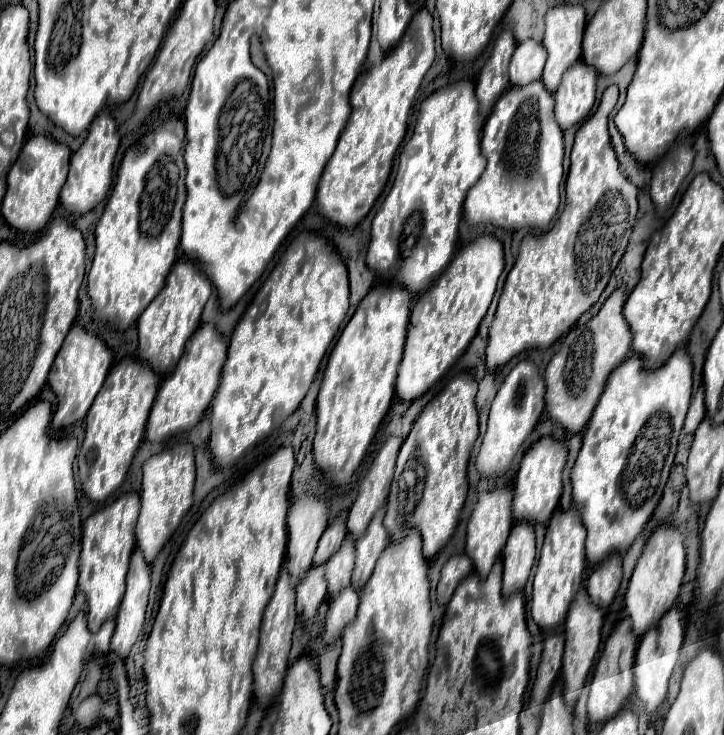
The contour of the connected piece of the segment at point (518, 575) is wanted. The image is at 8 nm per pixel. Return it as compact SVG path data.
M527 520L515 522L503 548L503 596L523 590L535 560L535 532Z

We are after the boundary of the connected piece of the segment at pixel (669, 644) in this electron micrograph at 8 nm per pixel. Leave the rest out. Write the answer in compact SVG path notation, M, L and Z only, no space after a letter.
M671 608L657 626L649 628L649 632L643 636L639 648L637 648L637 658L635 658L635 694L637 698L645 704L647 712L653 712L665 698L667 694L667 682L669 676L677 664L679 658L679 648L683 644L683 616L681 610Z

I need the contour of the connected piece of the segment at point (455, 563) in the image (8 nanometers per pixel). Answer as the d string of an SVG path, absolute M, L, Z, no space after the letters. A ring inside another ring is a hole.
M457 554L457 556L451 556L443 570L441 570L441 580L439 580L439 586L437 586L437 602L441 606L447 606L459 580L465 578L469 572L471 572L473 564L471 560L465 556L465 554Z

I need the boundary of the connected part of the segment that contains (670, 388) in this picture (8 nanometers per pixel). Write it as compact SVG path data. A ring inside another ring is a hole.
M681 346L657 370L645 370L643 360L639 356L631 356L607 378L571 470L573 502L581 506L581 518L587 530L585 554L587 551L589 567L599 564L611 553L625 553L639 534L643 512L649 512L649 506L657 506L661 500L675 458L677 436L691 400L691 374L691 358ZM621 464L627 464L623 474ZM620 476L623 495L619 486Z

